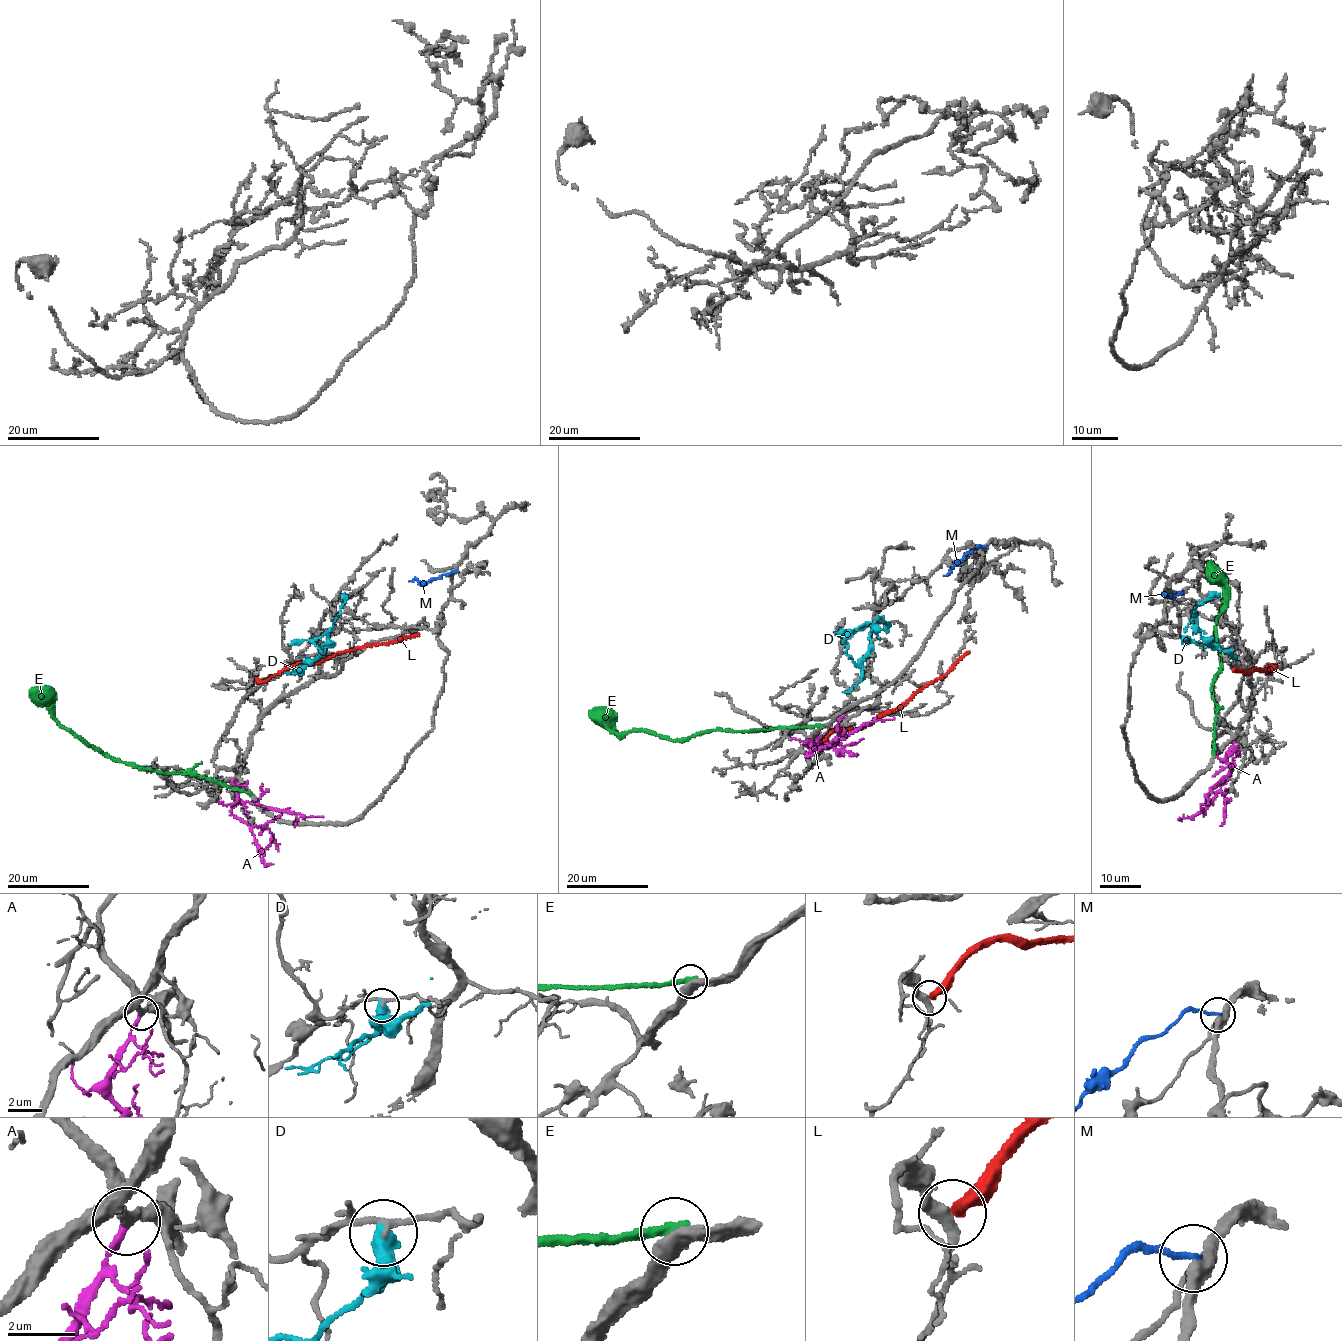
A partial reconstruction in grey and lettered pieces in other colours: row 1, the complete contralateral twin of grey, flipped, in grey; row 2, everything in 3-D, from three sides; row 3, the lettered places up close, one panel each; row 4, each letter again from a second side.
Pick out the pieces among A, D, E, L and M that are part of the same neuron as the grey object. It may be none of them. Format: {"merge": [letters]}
{"merge": ["M"]}

